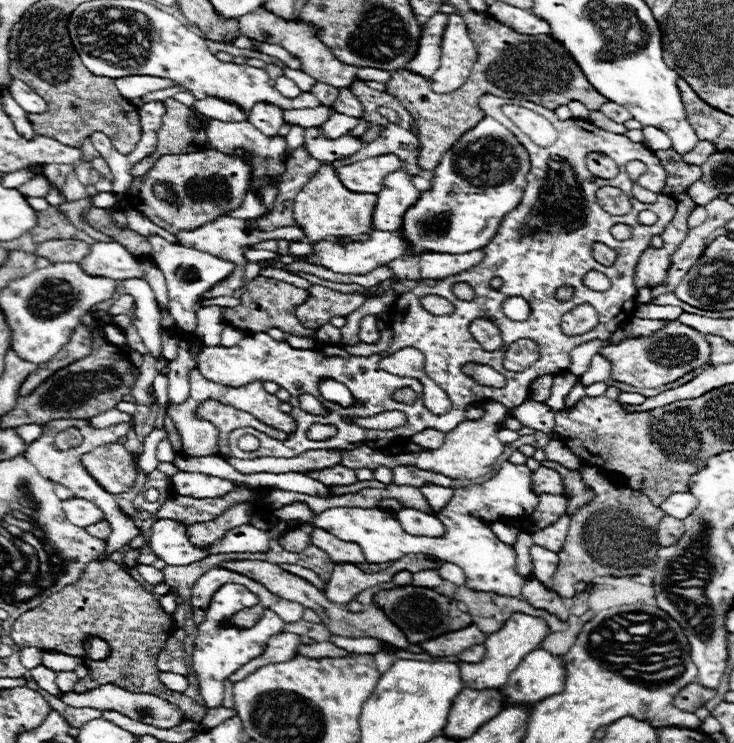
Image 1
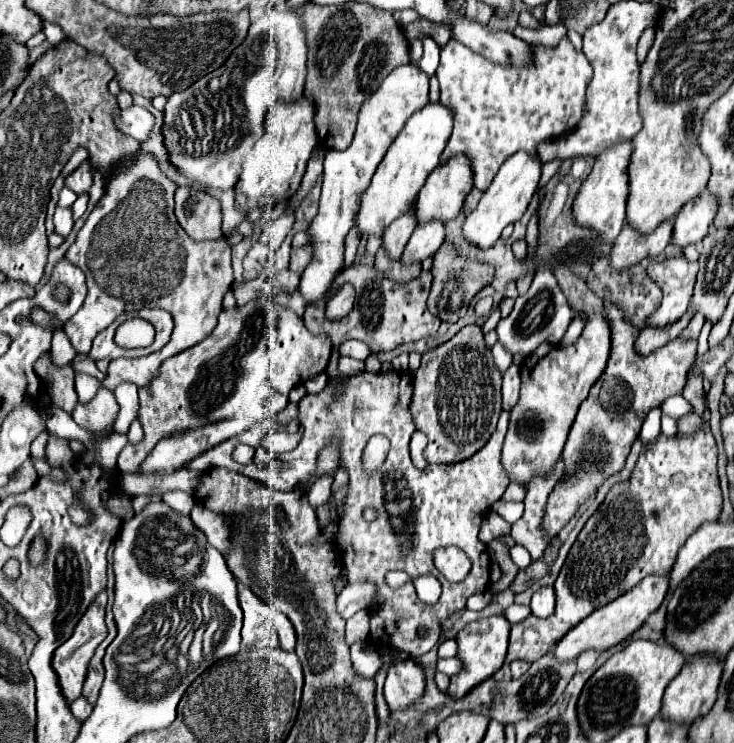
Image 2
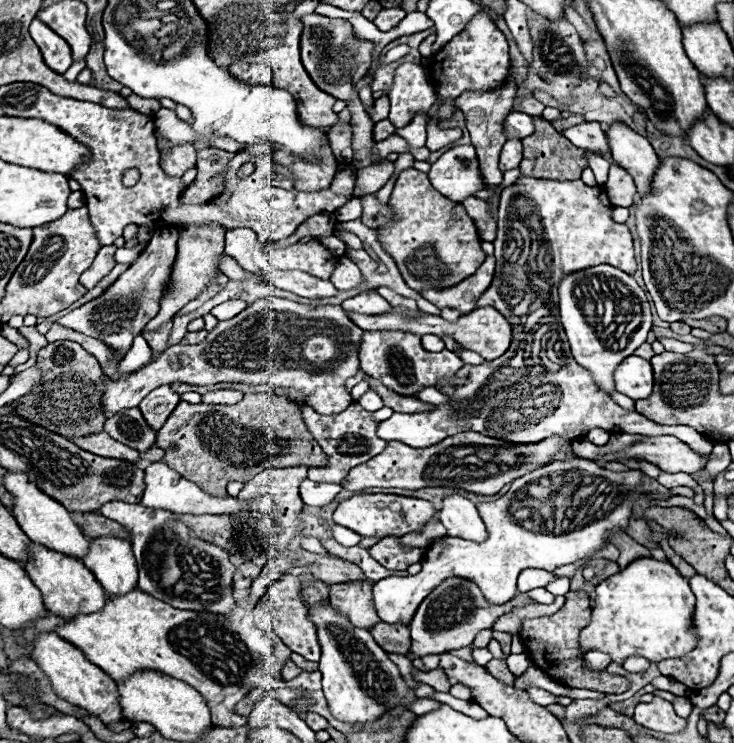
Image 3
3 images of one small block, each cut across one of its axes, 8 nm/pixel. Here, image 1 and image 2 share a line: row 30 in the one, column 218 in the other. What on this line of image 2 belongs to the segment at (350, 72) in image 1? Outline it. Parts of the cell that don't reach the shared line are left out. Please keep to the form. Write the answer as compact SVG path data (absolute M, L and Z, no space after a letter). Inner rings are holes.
M136 154L126 156L124 162L120 162L118 168L112 172L104 198L96 204L86 224L78 232L74 244L66 252L66 258L86 274L88 284L88 296L84 300L82 310L78 310L64 326L64 332L78 354L86 354L90 350L96 332L102 332L102 328L112 324L122 312L132 312L146 306L146 308L166 308L174 316L176 326L168 346L144 358L118 358L110 362L107 377L100 382L109 390L114 390L122 382L132 382L138 388L148 386L158 376L158 368L164 360L202 342L216 326L224 294L234 288L228 240L226 238L214 242L192 240L176 222L174 190L176 186L160 172L152 156L136 156Z

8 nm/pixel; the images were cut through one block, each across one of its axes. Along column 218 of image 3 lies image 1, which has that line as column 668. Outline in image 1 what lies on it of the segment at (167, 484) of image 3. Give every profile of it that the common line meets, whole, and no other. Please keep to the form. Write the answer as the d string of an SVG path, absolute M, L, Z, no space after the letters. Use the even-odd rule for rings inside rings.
M674 492L674 494L668 496L668 500L660 508L668 516L684 520L696 506L698 506L698 502L696 502L696 498L690 492Z

